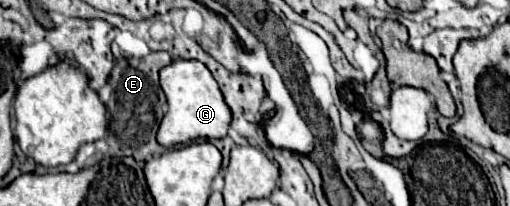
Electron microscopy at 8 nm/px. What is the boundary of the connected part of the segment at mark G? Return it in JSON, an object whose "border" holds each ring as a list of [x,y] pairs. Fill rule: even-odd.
{"border":[[[173,60],[159,72],[159,76],[161,88],[167,96],[167,112],[157,132],[157,142],[161,146],[187,144],[197,138],[215,140],[227,136],[231,124],[231,110],[225,104],[223,94],[205,64],[197,60]]]}

